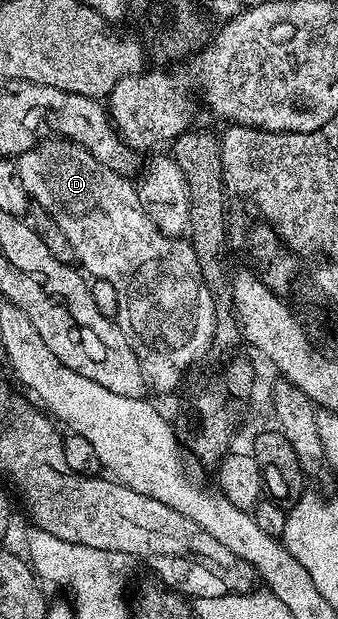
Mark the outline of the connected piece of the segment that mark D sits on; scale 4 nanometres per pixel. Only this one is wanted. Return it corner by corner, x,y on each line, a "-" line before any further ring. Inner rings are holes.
57,141
53,151
34,149
16,156
23,189
40,210
46,211
67,233
76,262
94,280
110,282
117,291
118,307
115,316
117,328
138,348
139,365
148,386
161,395
169,395
177,386
186,382
185,374
204,357
209,346
214,346
215,310
211,292
204,284
199,271
198,258
189,241
181,237
163,235
143,209
136,186
125,180
120,171
111,171
80,143

